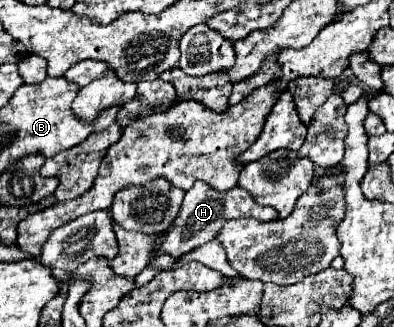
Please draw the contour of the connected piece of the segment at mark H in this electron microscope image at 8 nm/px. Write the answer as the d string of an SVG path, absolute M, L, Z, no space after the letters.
M197 182L187 194L185 200L181 204L181 212L177 214L177 220L163 232L163 240L161 244L157 244L157 248L153 250L151 260L155 260L157 256L173 256L179 258L187 252L191 252L193 248L213 240L217 236L217 232L221 232L225 220L237 220L237 218L255 218L255 220L263 220L263 222L271 222L277 220L277 210L273 208L265 208L261 204L257 204L249 192L245 192L243 188L231 188L225 192L217 192L213 188L209 188L209 184L205 182Z

